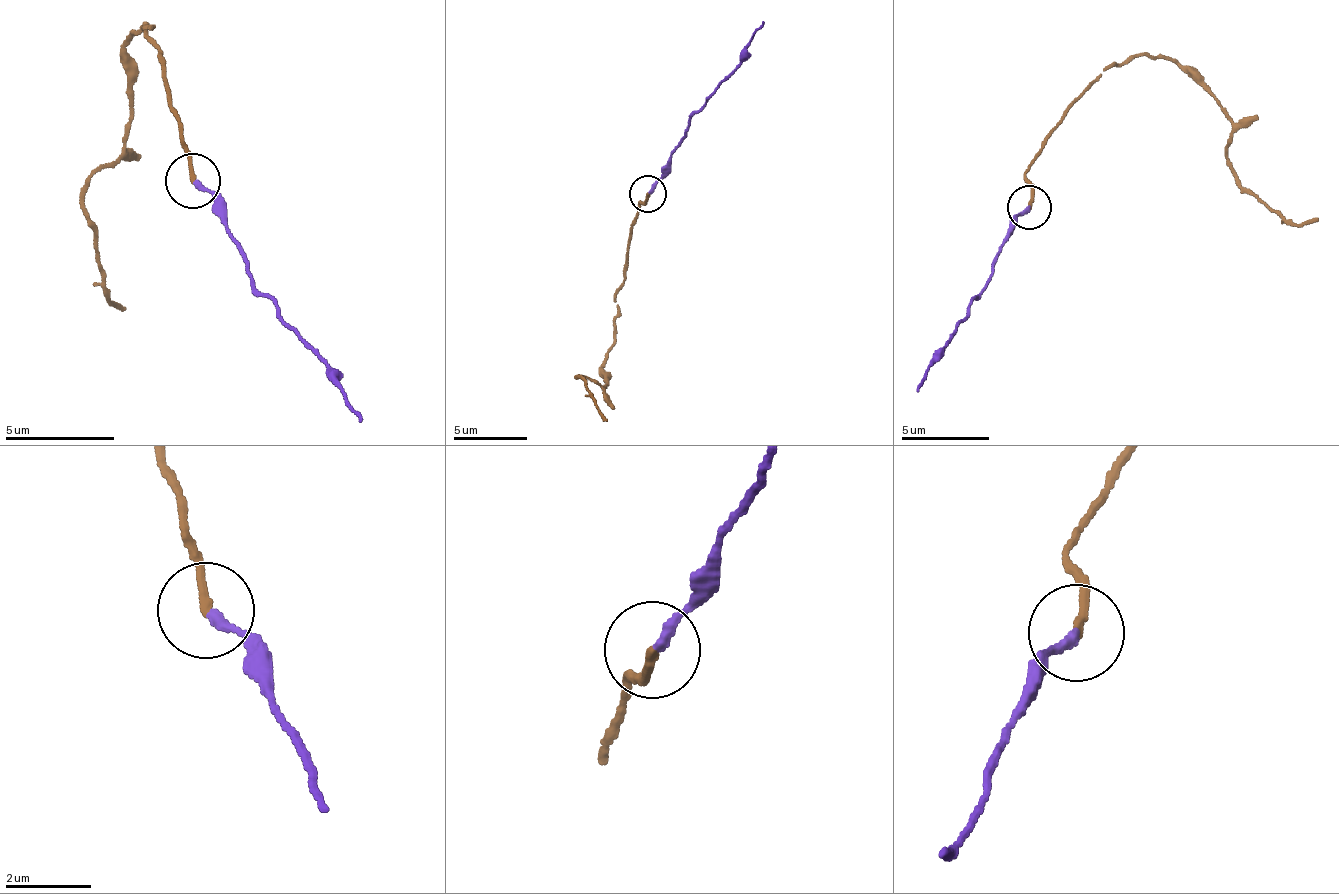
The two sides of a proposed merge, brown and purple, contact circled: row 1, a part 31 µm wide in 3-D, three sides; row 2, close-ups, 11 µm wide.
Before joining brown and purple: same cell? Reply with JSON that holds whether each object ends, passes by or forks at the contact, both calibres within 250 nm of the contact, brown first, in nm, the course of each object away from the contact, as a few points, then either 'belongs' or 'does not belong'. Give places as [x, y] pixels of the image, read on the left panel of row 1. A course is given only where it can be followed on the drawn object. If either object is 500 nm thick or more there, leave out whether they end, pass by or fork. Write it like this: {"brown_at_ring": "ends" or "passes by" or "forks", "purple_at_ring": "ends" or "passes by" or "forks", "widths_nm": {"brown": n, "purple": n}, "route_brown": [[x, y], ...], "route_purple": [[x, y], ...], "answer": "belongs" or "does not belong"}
{"brown_at_ring": "ends", "purple_at_ring": "ends", "widths_nm": {"brown": 200, "purple": 240}, "route_brown": [[191, 178], [145, 24], [127, 43], [120, 157], [93, 175], [82, 209], [102, 291], [124, 309]], "route_purple": [[191, 183], [213, 197], [253, 287], [319, 356], [359, 422]], "answer": "belongs"}

